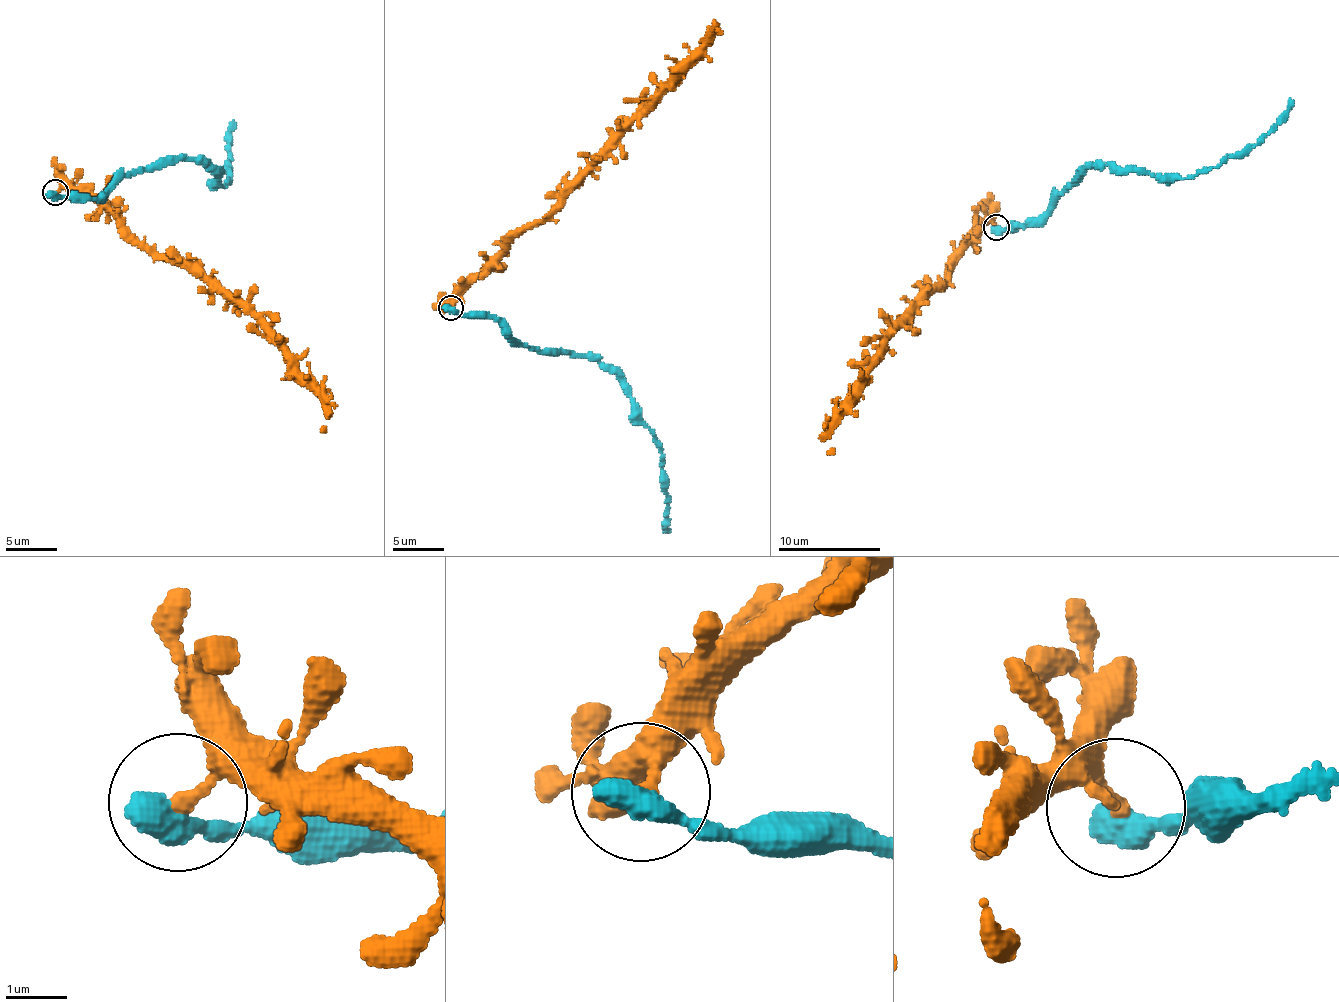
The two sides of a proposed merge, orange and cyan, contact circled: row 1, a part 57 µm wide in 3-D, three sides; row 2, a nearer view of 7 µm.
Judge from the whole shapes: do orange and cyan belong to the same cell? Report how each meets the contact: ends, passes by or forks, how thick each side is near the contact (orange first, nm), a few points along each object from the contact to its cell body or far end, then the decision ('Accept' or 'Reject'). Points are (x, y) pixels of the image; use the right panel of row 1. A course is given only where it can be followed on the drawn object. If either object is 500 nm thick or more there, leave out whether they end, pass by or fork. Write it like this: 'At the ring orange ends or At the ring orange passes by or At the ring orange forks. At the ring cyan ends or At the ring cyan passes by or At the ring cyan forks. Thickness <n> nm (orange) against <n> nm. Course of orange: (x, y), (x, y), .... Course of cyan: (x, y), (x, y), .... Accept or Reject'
Thickness 240 nm (orange) against 550 nm. Course of orange: (997, 226), (983, 221), (939, 291), (927, 290), (886, 342), (829, 436), (827, 454). Course of cyan: (997, 226), (1031, 223), (1087, 168), (1097, 165), (1190, 178), (1217, 167), (1271, 129), (1288, 108), (1289, 98). Reject

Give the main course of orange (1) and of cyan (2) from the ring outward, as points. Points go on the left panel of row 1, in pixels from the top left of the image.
1: (55, 192), (75, 188), (156, 254), (257, 319), (285, 352), (291, 376), (319, 397), (327, 414), (322, 431)
2: (55, 192), (102, 198), (123, 176), (178, 159), (208, 162), (217, 180), (212, 181), (223, 187), (233, 120)

